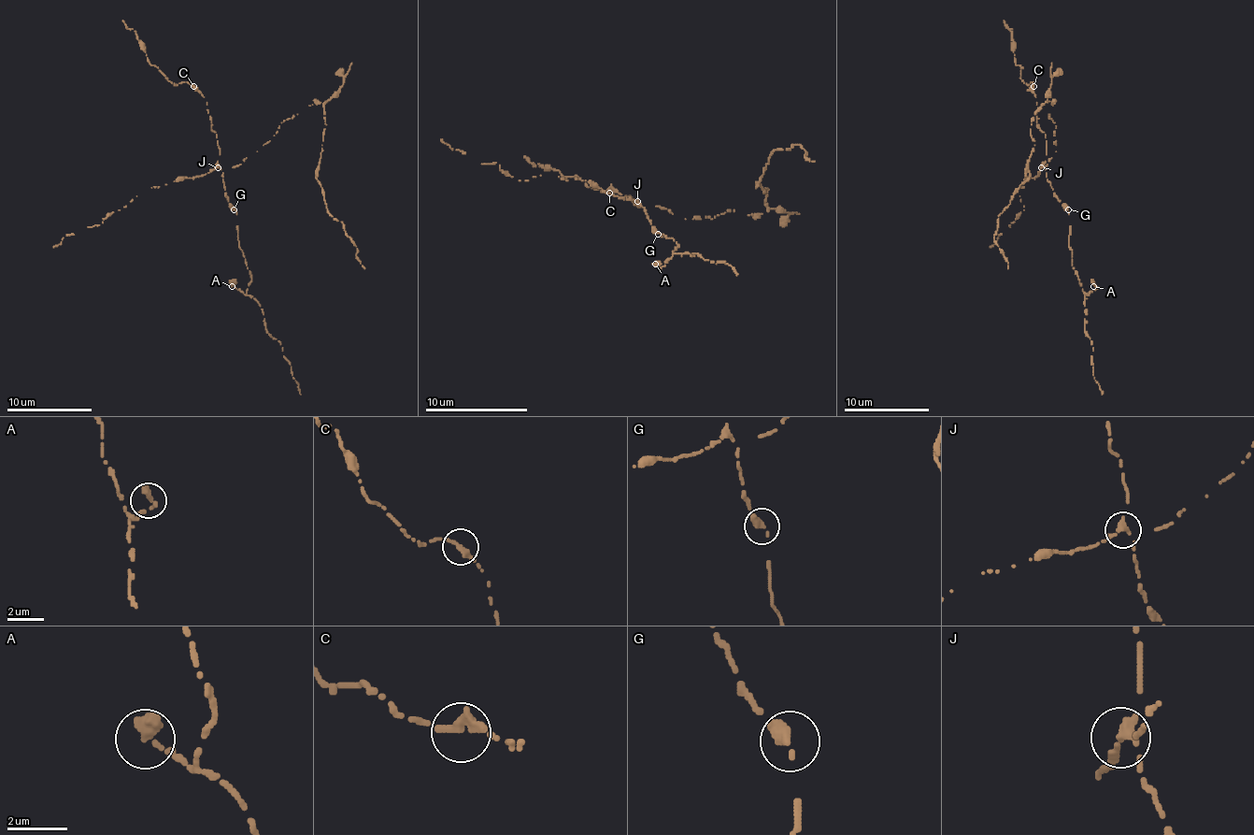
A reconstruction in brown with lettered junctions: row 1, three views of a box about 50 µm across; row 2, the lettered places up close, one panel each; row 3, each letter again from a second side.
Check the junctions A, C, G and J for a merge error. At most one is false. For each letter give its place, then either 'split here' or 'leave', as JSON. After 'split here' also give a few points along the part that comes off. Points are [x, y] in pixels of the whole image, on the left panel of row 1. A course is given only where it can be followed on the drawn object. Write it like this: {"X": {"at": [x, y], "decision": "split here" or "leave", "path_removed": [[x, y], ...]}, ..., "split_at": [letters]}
{"A": {"at": [232, 286], "decision": "leave"}, "C": {"at": [193, 86], "decision": "leave"}, "G": {"at": [234, 209], "decision": "leave"}, "J": {"at": [218, 167], "decision": "split here", "path_removed": [[217, 166], [236, 166], [270, 141], [283, 120], [325, 101], [317, 178], [328, 211], [357, 248], [363, 269]]}, "split_at": ["J"]}

